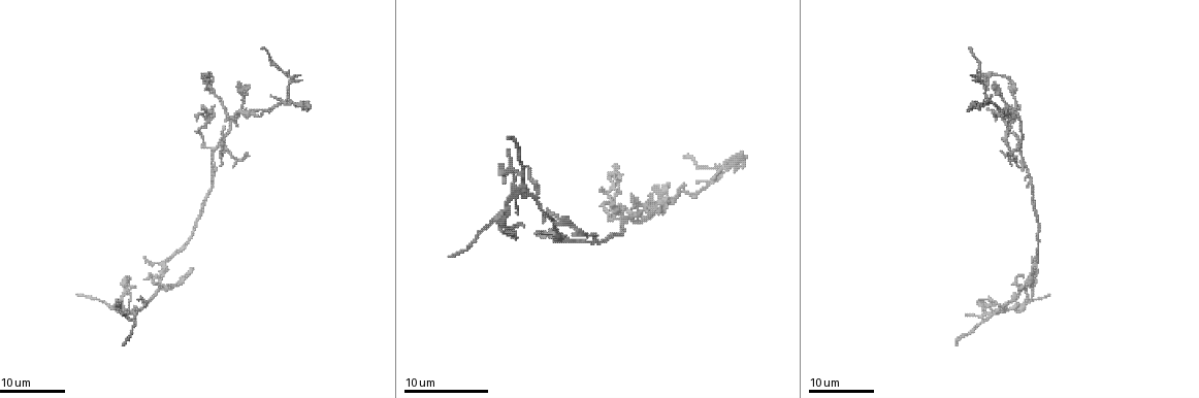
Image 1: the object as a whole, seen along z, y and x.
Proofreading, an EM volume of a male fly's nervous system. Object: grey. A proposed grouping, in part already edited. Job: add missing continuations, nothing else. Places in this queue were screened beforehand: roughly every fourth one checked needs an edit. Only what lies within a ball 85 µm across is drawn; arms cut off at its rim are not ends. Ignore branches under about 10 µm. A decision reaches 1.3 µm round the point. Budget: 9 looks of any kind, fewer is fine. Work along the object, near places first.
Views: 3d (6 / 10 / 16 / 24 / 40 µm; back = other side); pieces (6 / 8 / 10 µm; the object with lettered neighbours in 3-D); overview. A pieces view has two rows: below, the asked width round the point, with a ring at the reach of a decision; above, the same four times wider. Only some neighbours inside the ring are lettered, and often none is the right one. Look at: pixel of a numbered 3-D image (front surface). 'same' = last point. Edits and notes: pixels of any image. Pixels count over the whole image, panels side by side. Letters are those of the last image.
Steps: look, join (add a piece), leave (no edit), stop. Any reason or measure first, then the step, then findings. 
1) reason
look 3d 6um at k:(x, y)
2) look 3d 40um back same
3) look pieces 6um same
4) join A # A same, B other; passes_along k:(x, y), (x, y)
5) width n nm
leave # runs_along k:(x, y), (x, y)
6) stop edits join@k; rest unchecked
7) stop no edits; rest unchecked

an open end
look 3d 24um at 1:(593, 237)

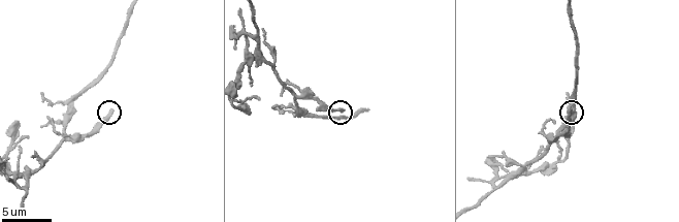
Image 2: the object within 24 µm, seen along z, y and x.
what lies round it
look pieces 8um at 2:(571, 109)

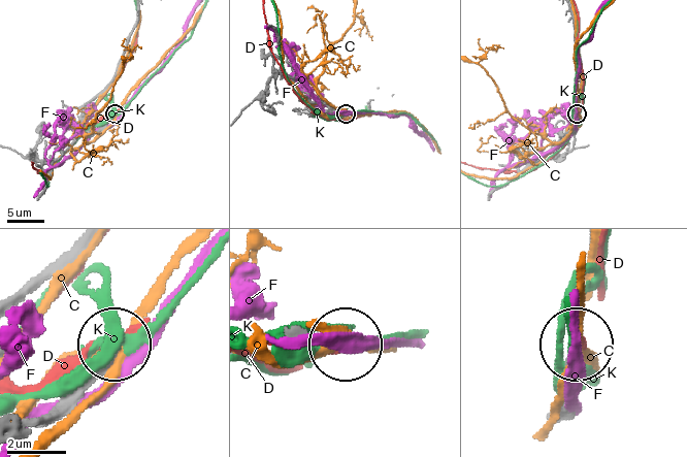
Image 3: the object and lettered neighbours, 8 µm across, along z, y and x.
width 260 nm
leave # C other, D other, F other, K other; none of them fits

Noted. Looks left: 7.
tapers out
look pieces 6um at 2:(43, 95)

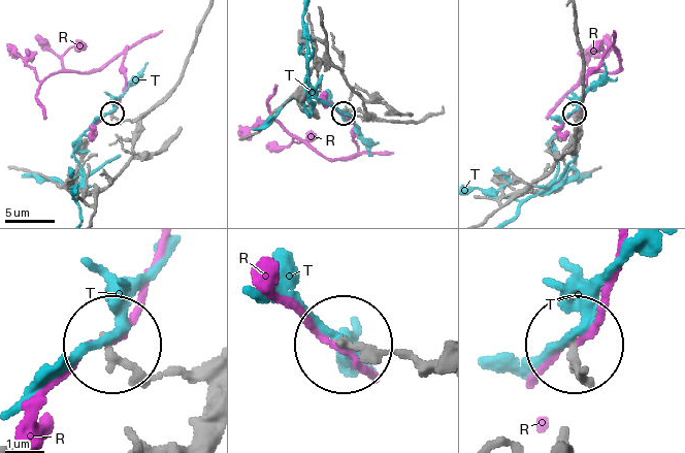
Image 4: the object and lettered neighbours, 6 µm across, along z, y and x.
width 180 nm
leave # R other, T other; runs_along 4:(206, 363), (147, 370), (110, 344); no lettered piece goes on from it

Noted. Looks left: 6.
tapers out
look 3d 16um at 1:(993, 113)

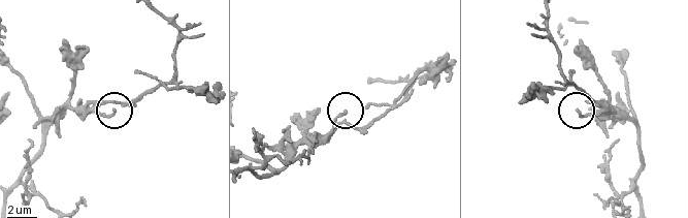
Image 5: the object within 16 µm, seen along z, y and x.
look pieces 10um at 5:(576, 110)

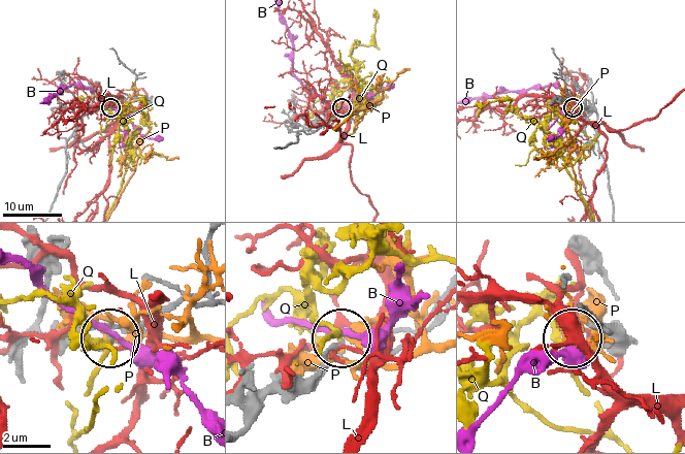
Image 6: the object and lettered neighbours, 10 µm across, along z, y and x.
leave # B other, L other, P other, Q other; no lettered piece goes on from it

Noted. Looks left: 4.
branch stops here
look 3d 16um at 1:(204, 108)

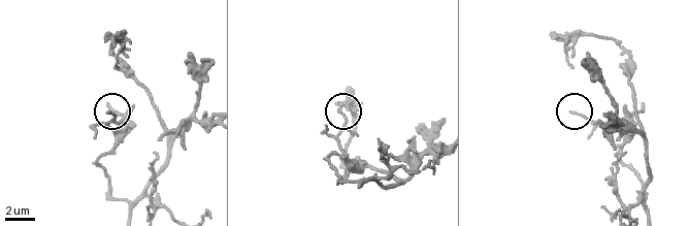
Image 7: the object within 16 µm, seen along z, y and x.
what lies round it
look pieces 8um at 7:(339, 111)

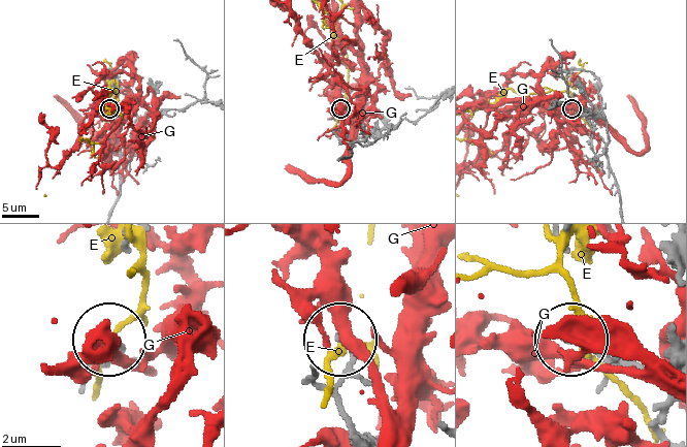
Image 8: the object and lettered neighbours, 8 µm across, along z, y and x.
leave # E other, G other; none of them fits

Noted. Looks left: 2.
stop no edits; rest unchecked

